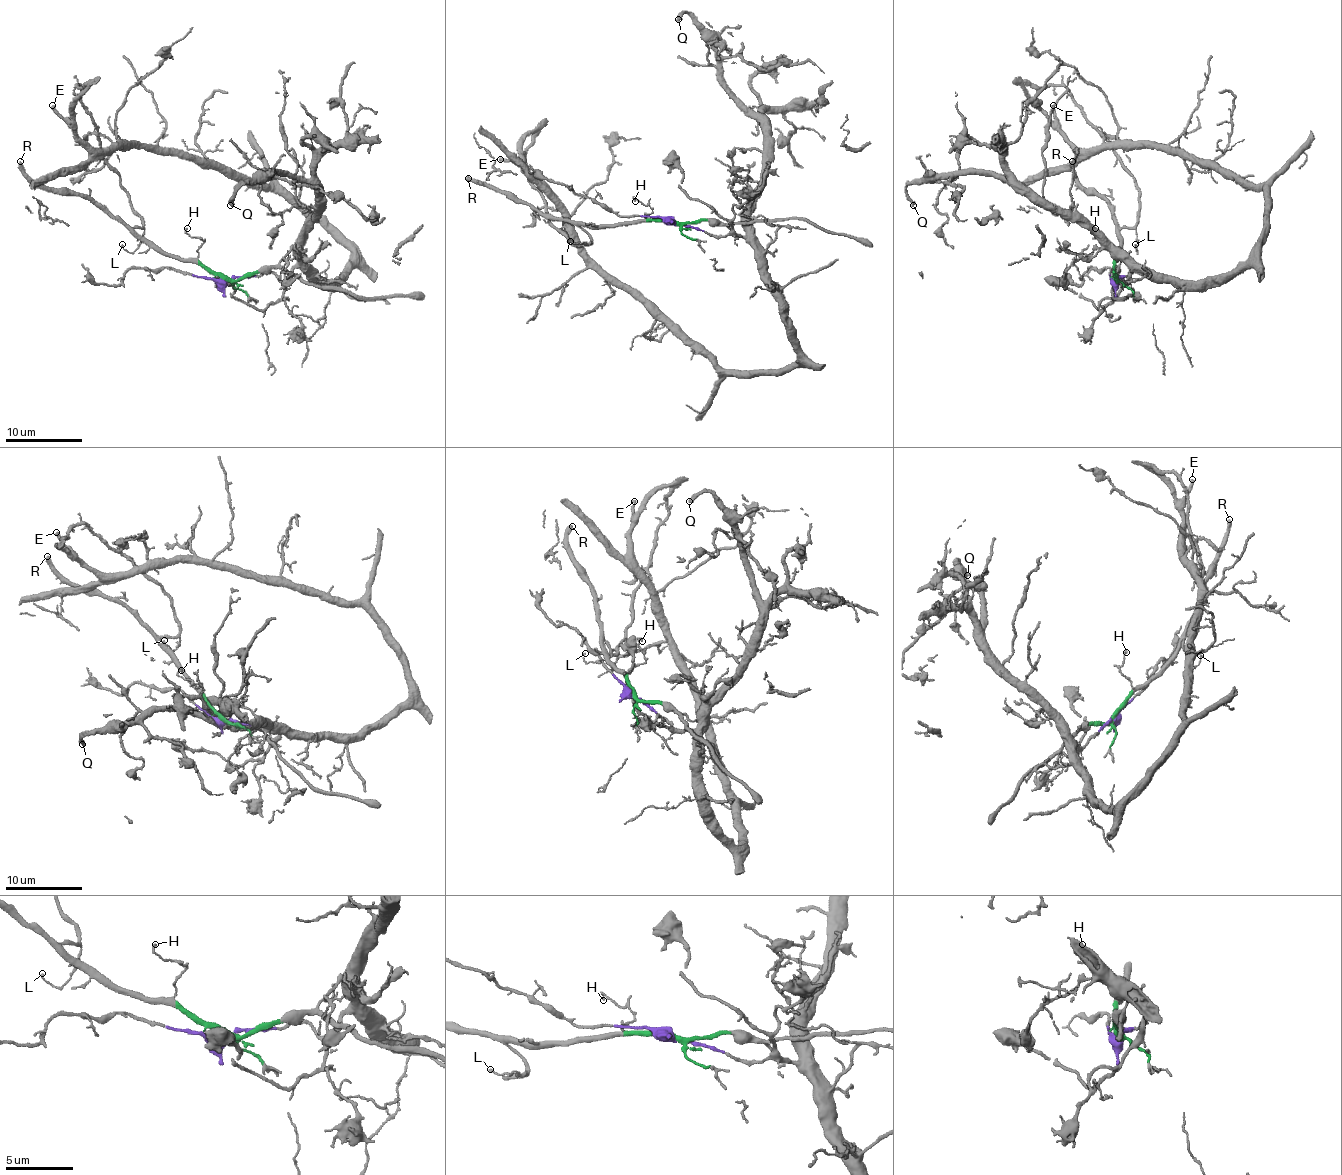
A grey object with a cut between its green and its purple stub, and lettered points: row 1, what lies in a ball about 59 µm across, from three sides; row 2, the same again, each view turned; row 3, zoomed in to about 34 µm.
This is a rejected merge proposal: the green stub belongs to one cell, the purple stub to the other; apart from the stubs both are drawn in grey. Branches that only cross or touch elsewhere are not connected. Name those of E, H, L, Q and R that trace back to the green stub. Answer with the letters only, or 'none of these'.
H, L, R

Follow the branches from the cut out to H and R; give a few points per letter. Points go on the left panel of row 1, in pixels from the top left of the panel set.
H: (226, 281), (199, 259), (199, 246), (204, 240), (193, 238), (187, 228)
R: (226, 281), (197, 263), (179, 261), (150, 248), (89, 199), (60, 194), (35, 182), (19, 161)

